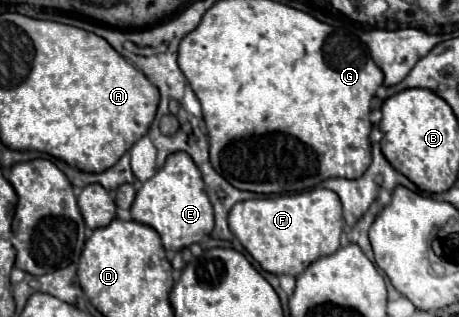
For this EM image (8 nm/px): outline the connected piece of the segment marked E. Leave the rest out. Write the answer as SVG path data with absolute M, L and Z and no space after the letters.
M173 152L167 156L165 166L157 170L155 176L145 180L137 190L137 196L131 206L131 216L137 222L143 222L155 228L163 240L165 250L181 250L195 242L201 242L203 236L213 230L213 208L203 188L201 172L197 170L193 158L185 152Z

